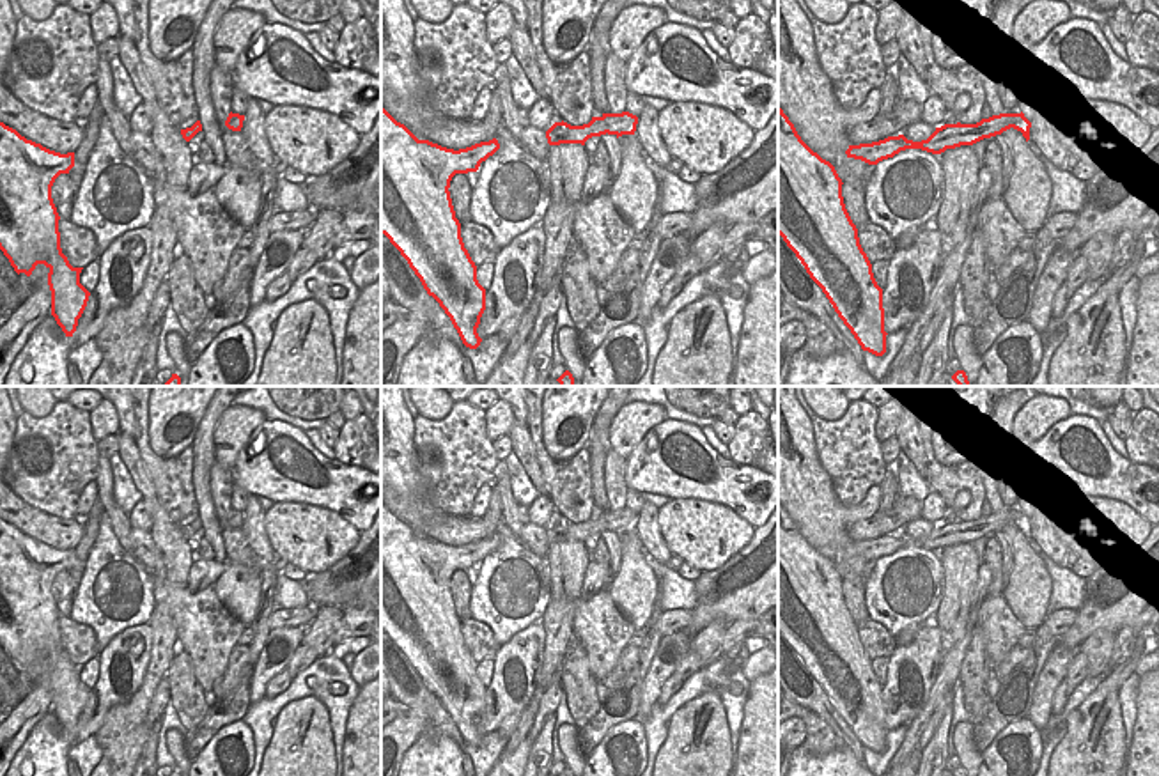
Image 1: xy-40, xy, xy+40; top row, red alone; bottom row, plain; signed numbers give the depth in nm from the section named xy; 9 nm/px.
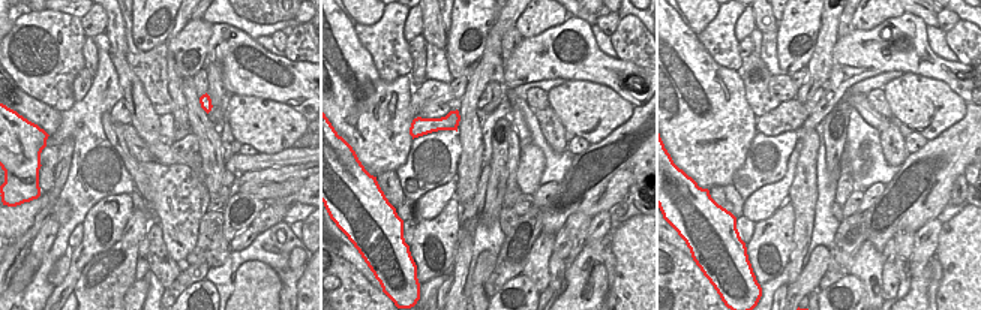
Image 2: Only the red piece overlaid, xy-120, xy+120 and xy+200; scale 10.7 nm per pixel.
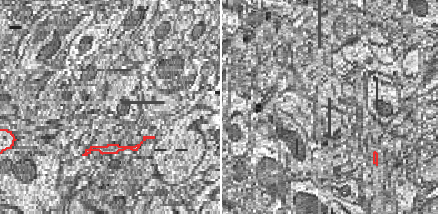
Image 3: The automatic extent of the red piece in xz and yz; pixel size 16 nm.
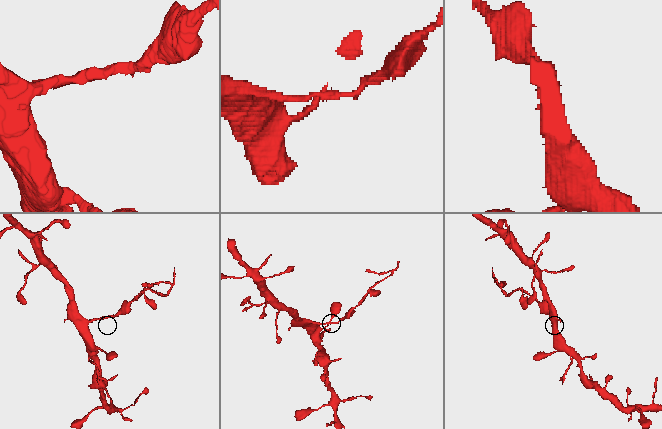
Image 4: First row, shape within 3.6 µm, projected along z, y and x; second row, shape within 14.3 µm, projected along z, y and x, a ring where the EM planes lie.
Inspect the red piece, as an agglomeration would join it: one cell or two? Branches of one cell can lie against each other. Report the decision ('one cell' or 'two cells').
two cells

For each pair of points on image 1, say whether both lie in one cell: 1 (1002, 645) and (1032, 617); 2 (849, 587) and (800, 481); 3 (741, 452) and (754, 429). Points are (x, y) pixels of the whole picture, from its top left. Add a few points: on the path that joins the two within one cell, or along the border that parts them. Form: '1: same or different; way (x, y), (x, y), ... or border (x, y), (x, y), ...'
1: different; border (1002, 594), (1011, 612), (1026, 628)
2: different; border (842, 578), (862, 576), (865, 580)
3: same; way (746, 447), (752, 442), (752, 434)

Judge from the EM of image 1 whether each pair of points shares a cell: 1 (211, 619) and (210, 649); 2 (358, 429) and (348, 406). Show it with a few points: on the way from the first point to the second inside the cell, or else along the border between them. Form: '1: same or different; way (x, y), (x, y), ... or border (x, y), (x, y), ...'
1: same; way (210, 626), (210, 642)
2: different; border (362, 413), (346, 420)

